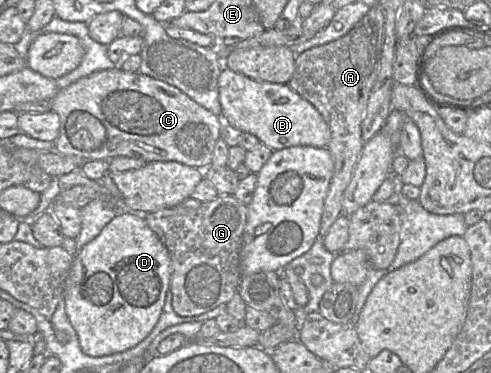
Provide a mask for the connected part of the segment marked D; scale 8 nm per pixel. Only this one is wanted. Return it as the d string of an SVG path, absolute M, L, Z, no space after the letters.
M139 213L117 214L101 233L73 258L65 283L66 314L76 331L82 351L92 357L127 351L142 342L158 323L171 282L168 250Z

